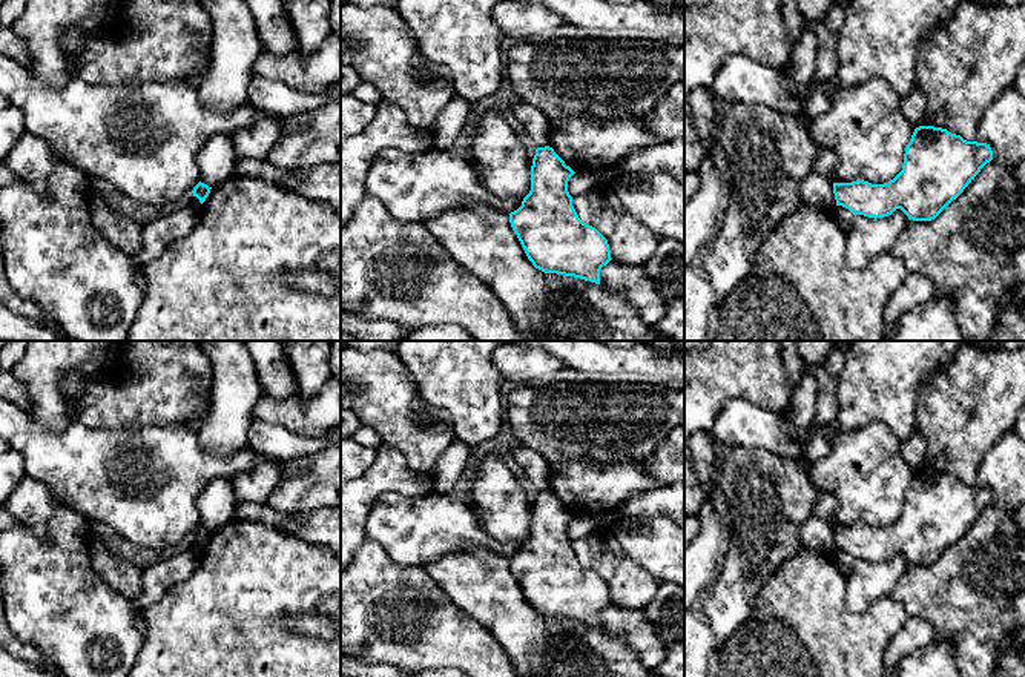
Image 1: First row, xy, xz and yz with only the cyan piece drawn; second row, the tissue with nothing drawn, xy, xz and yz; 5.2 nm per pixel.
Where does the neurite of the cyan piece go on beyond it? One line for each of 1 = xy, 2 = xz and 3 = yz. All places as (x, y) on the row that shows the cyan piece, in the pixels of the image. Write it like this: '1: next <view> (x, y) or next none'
1: next none
2: next none
3: next none

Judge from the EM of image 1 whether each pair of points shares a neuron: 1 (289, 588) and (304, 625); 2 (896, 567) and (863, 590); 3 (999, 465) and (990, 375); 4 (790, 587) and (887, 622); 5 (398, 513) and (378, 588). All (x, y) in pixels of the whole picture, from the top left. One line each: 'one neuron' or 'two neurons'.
1: two neurons
2: one neuron
3: two neurons
4: one neuron
5: two neurons

